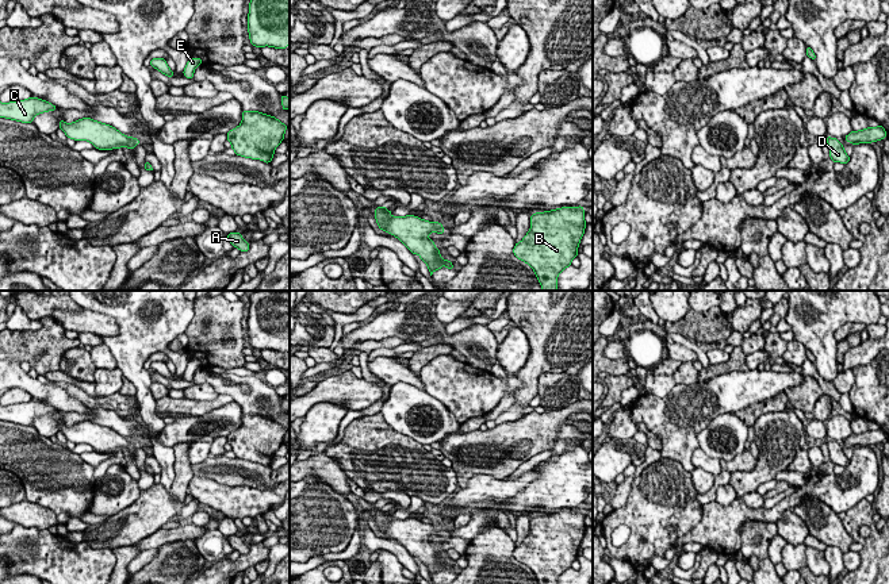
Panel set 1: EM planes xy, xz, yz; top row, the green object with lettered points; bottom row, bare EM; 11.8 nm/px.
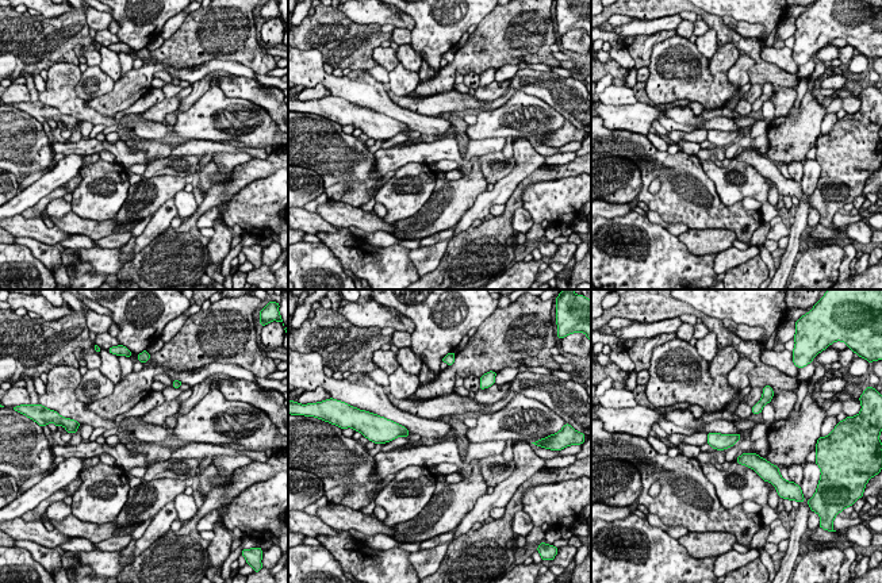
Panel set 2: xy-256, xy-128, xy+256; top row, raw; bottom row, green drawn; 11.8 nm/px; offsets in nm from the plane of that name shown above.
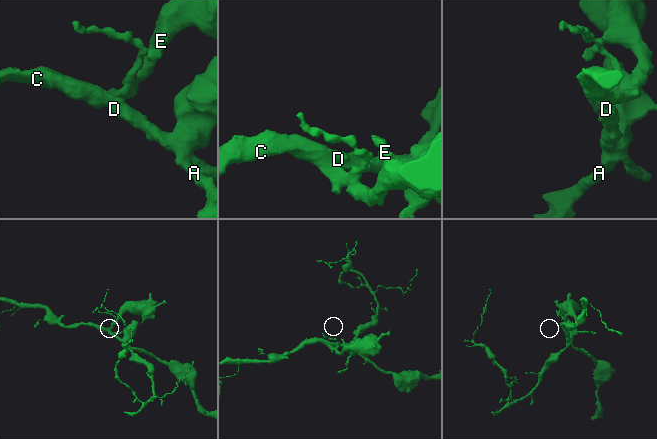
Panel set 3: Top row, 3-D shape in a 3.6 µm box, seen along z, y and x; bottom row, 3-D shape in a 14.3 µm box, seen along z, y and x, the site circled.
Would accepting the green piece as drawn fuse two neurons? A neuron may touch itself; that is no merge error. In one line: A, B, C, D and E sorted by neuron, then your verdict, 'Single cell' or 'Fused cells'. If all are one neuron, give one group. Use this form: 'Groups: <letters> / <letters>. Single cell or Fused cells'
Groups: A B C D E. Single cell

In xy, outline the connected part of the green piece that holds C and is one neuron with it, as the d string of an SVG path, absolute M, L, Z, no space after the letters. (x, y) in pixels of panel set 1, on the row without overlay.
M31 399L26 403L0 406L0 420L32 426L35 418L54 414L55 411L51 406Z

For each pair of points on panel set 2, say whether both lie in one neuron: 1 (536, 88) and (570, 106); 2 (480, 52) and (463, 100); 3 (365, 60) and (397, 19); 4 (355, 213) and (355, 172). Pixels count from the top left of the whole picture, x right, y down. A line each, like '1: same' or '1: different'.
1: same
2: different
3: different
4: different

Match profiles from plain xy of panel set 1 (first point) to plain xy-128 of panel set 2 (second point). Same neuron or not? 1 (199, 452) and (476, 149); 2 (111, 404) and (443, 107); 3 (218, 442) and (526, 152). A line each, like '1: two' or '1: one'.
1: one
2: one
3: one

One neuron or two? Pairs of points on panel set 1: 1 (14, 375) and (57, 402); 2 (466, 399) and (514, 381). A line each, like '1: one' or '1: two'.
1: one
2: one

